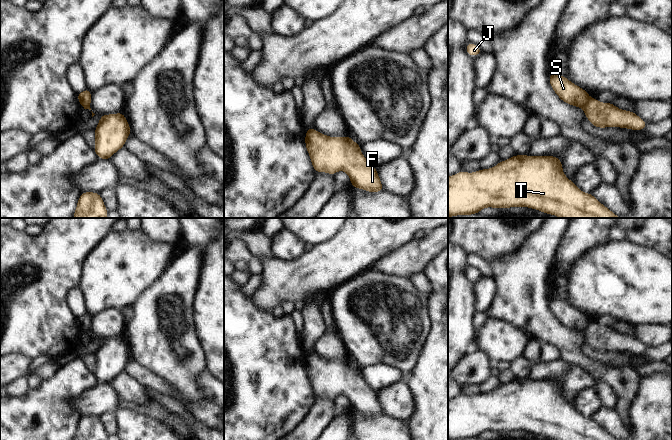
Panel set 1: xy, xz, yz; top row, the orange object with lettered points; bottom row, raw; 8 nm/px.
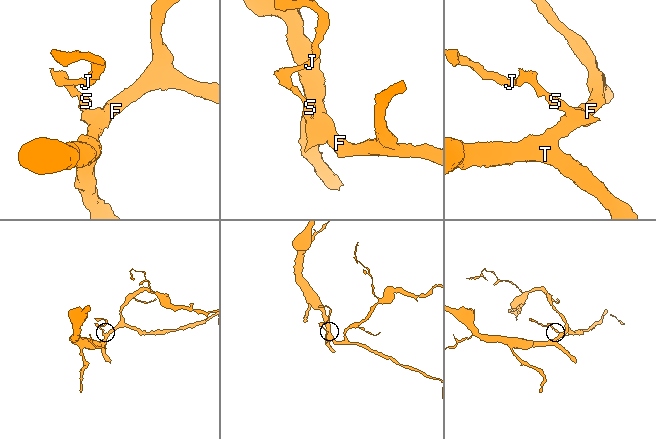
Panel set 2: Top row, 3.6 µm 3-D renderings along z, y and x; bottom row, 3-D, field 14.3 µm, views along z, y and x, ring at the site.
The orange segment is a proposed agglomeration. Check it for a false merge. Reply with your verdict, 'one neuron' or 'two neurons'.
two neurons

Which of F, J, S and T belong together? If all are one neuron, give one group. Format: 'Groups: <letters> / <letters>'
Groups: F T / J S

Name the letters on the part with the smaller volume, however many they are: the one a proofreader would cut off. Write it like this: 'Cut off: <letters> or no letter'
Cut off: J, S

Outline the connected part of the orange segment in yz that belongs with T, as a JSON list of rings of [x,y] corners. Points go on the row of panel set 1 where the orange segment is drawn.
[[[514,155],[490,169],[480,169],[472,173],[460,171],[448,177],[448,217],[478,214],[487,207],[528,207],[560,218],[622,218],[600,203],[591,193],[584,193],[569,180],[563,172],[561,160],[556,156]]]

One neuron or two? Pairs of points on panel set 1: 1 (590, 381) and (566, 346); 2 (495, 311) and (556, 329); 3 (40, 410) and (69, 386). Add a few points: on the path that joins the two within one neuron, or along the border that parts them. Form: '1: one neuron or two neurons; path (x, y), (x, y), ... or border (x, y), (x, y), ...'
1: two neurons; border (561, 359), (579, 365), (599, 382)
2: one neuron; path (510, 311), (528, 311), (541, 324)
3: one neuron; path (47, 404), (62, 389)

